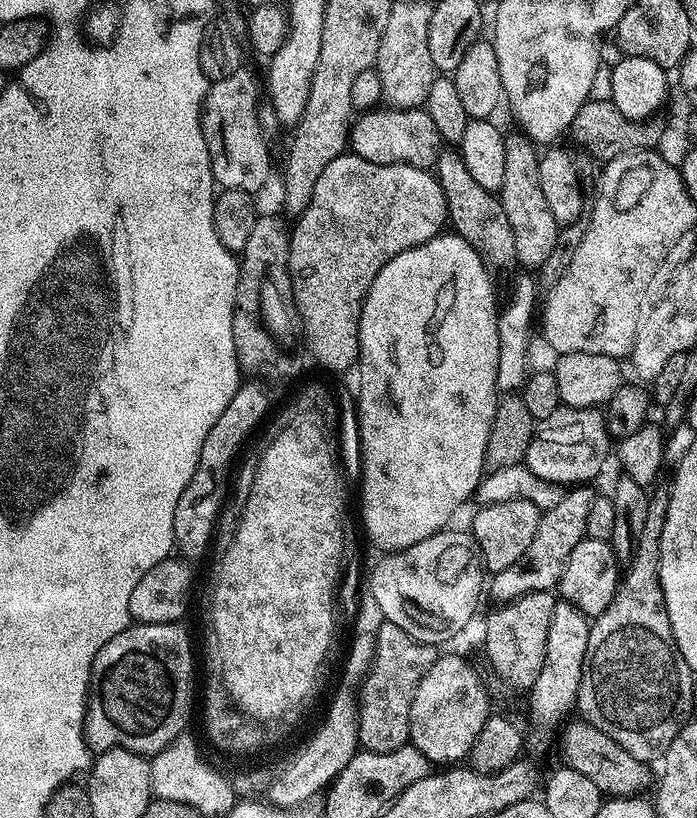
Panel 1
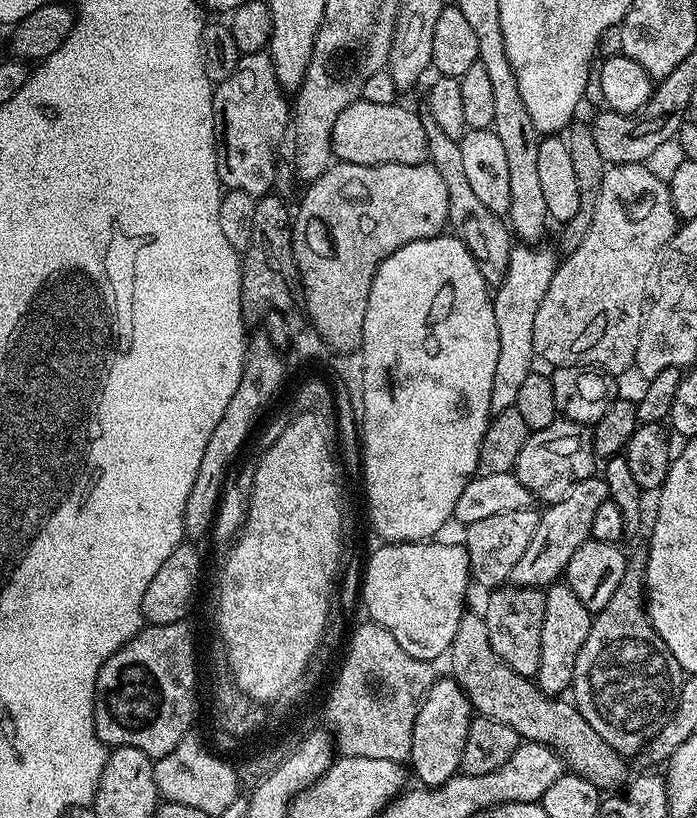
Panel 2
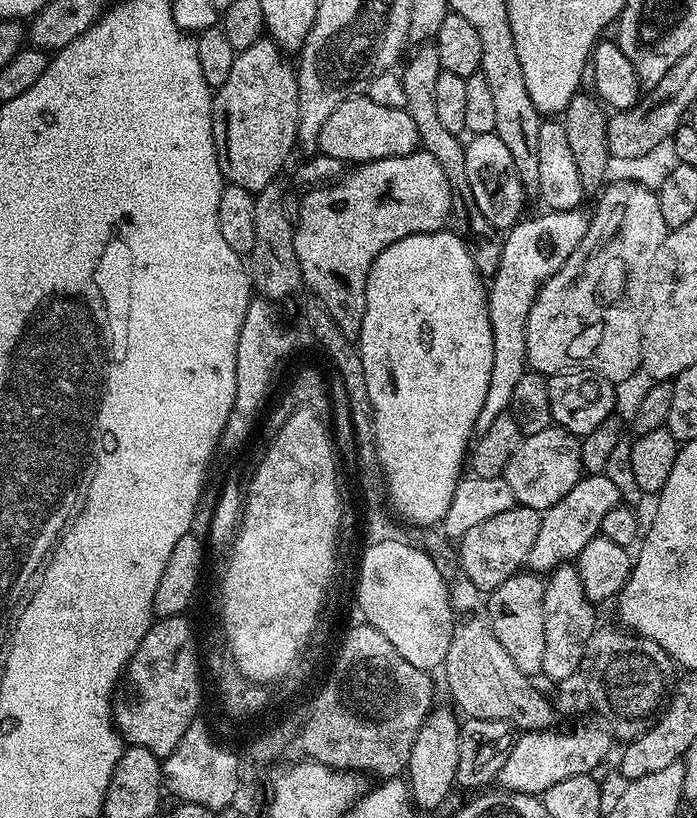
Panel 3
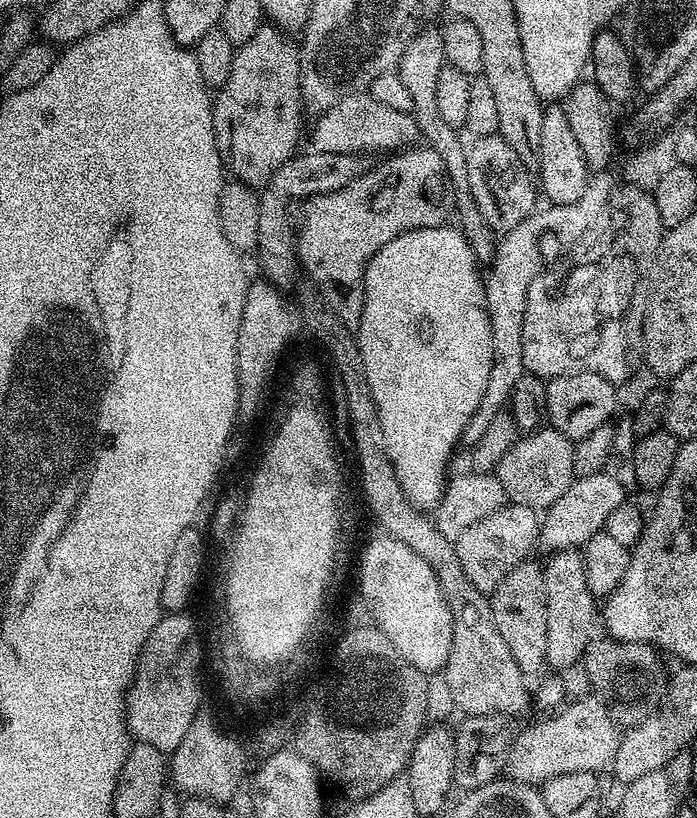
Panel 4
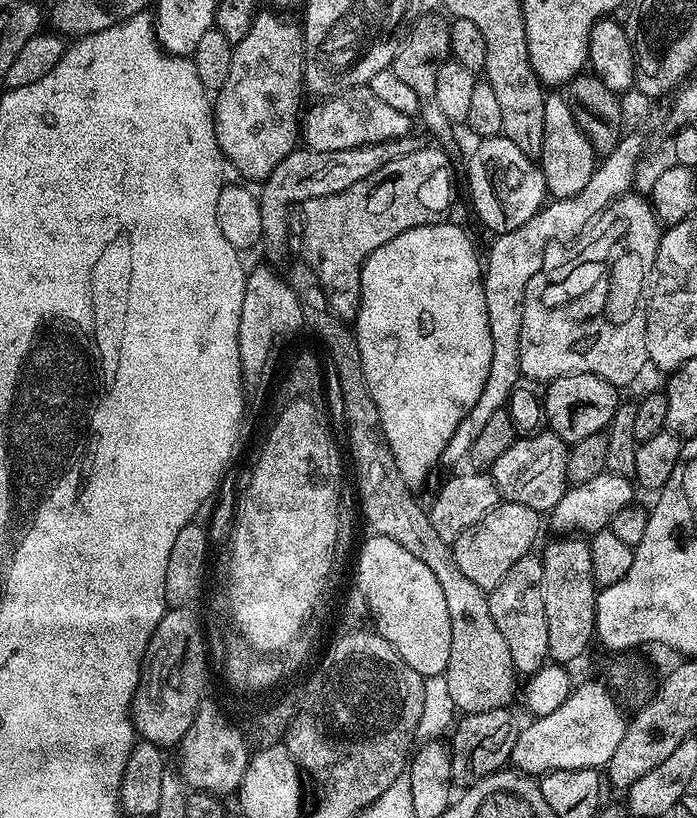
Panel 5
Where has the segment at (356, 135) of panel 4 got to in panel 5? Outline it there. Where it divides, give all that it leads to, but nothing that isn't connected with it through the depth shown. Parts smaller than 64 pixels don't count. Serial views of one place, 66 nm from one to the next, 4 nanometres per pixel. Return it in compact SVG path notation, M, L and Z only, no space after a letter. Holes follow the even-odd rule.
M368 86L349 88L347 92L338 92L316 103L320 104L314 105L309 112L307 109L302 116L303 143L314 151L350 150L374 142L386 142L390 138L407 136L413 131L413 117L386 106L386 102L375 96Z

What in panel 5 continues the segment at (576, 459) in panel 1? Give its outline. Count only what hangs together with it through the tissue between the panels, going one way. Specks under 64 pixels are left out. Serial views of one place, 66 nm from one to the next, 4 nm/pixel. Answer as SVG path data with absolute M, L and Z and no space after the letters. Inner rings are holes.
M540 430L535 434L517 438L510 450L506 450L506 454L502 454L502 458L492 464L492 481L507 503L530 506L530 510L541 514L551 513L552 508L558 506L565 488L569 485L565 472L568 450L569 445L550 430Z

